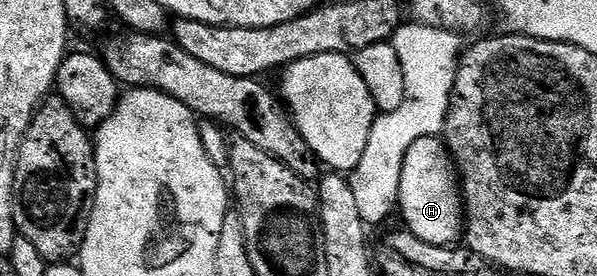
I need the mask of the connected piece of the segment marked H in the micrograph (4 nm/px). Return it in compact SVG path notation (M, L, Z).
M430 135L421 137L409 145L405 161L401 165L398 210L403 211L406 230L412 231L429 245L458 244L465 231L465 208L459 172L451 150L442 138Z

